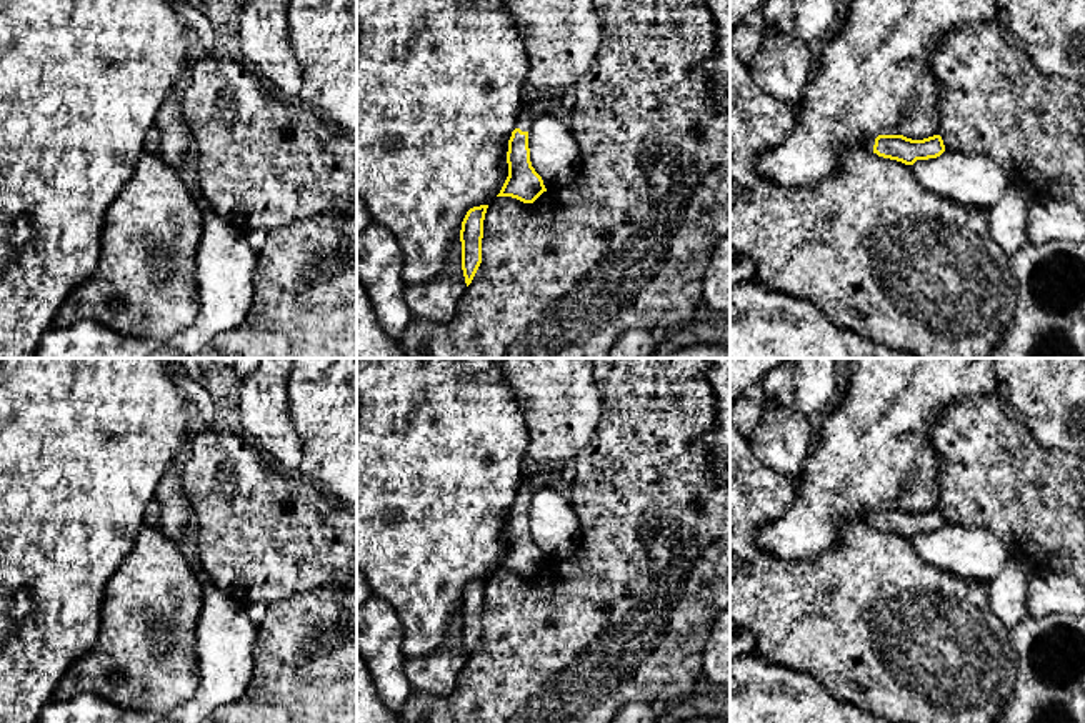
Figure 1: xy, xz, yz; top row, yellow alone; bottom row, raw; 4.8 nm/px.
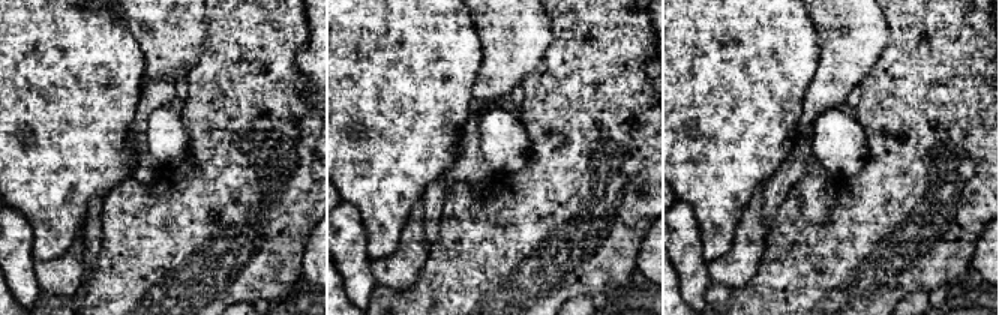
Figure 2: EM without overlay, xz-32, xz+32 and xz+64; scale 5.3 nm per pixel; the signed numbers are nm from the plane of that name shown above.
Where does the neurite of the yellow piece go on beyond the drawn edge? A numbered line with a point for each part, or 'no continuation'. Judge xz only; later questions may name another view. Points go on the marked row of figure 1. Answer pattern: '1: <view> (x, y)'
1: xz (530, 112)

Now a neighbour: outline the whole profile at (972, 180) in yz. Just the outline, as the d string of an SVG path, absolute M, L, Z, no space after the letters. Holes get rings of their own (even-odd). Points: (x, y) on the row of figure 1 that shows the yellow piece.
M945 150L937 158L917 160L910 165L923 188L955 203L992 210L1003 197L1013 178L993 160Z

